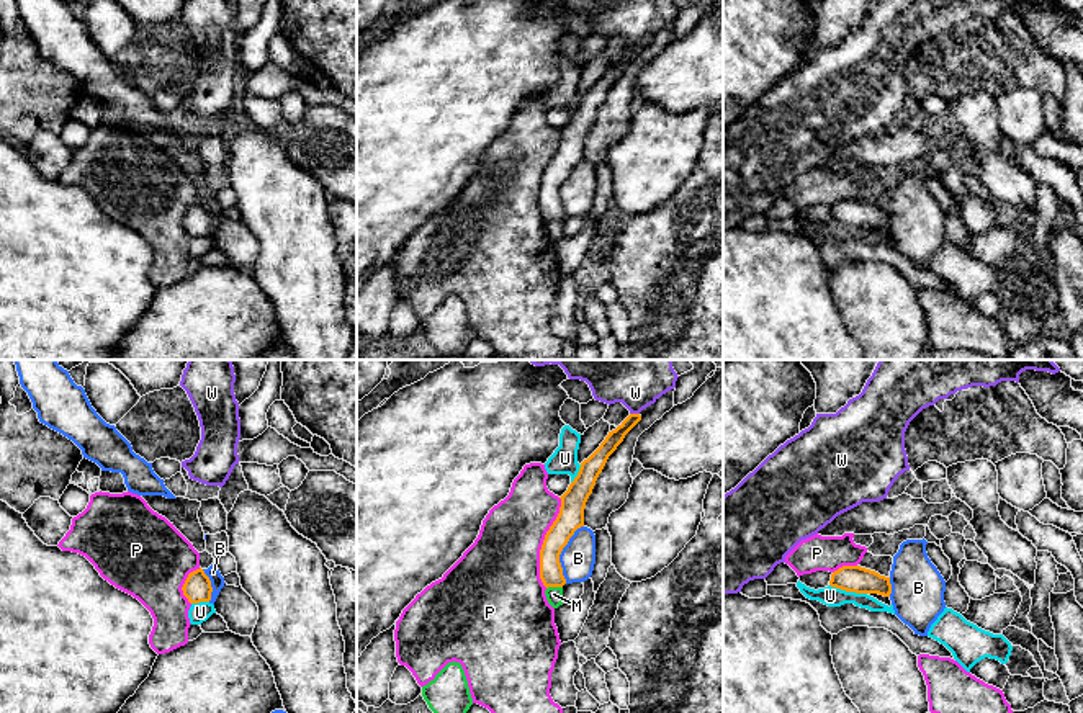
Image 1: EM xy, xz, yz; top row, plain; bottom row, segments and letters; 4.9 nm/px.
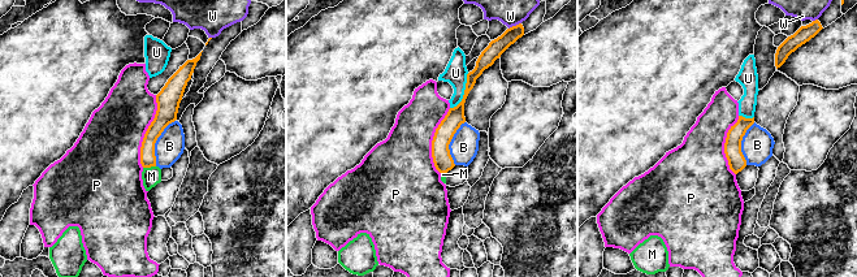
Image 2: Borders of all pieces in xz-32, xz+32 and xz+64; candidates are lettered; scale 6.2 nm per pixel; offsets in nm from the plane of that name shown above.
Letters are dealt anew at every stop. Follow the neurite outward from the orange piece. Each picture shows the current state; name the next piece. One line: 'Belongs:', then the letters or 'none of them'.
Belongs: none of them

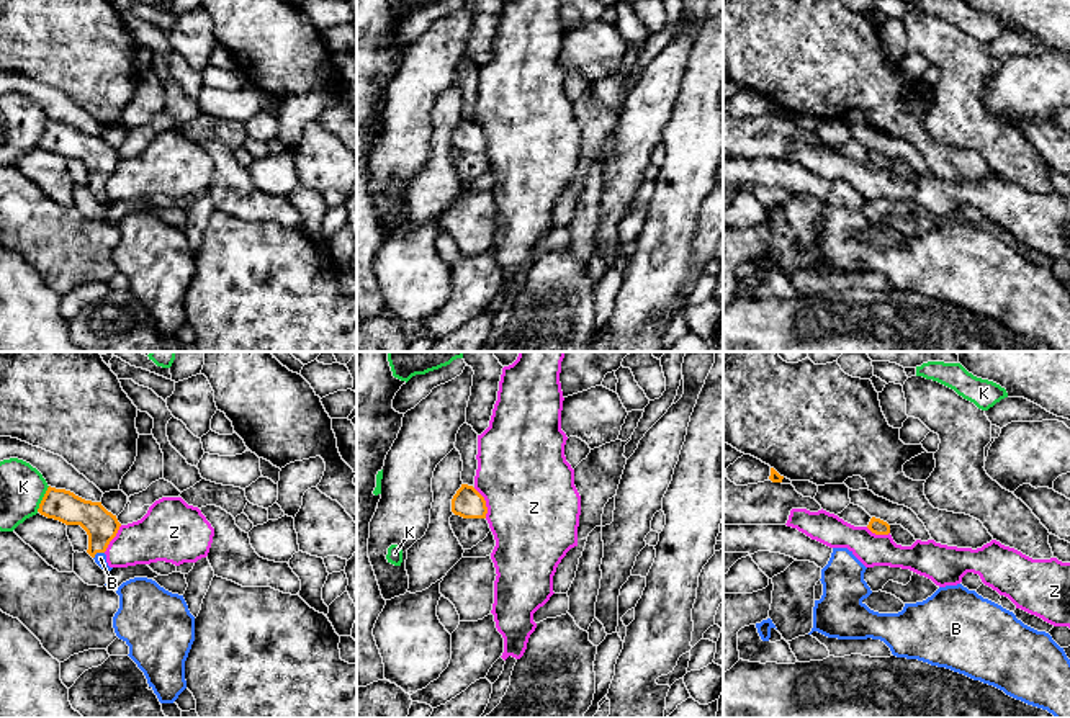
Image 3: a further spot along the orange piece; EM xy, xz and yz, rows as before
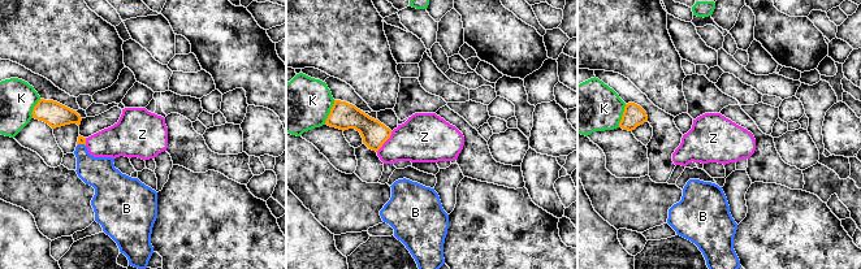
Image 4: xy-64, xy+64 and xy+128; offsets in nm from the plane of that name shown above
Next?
Belongs: B

